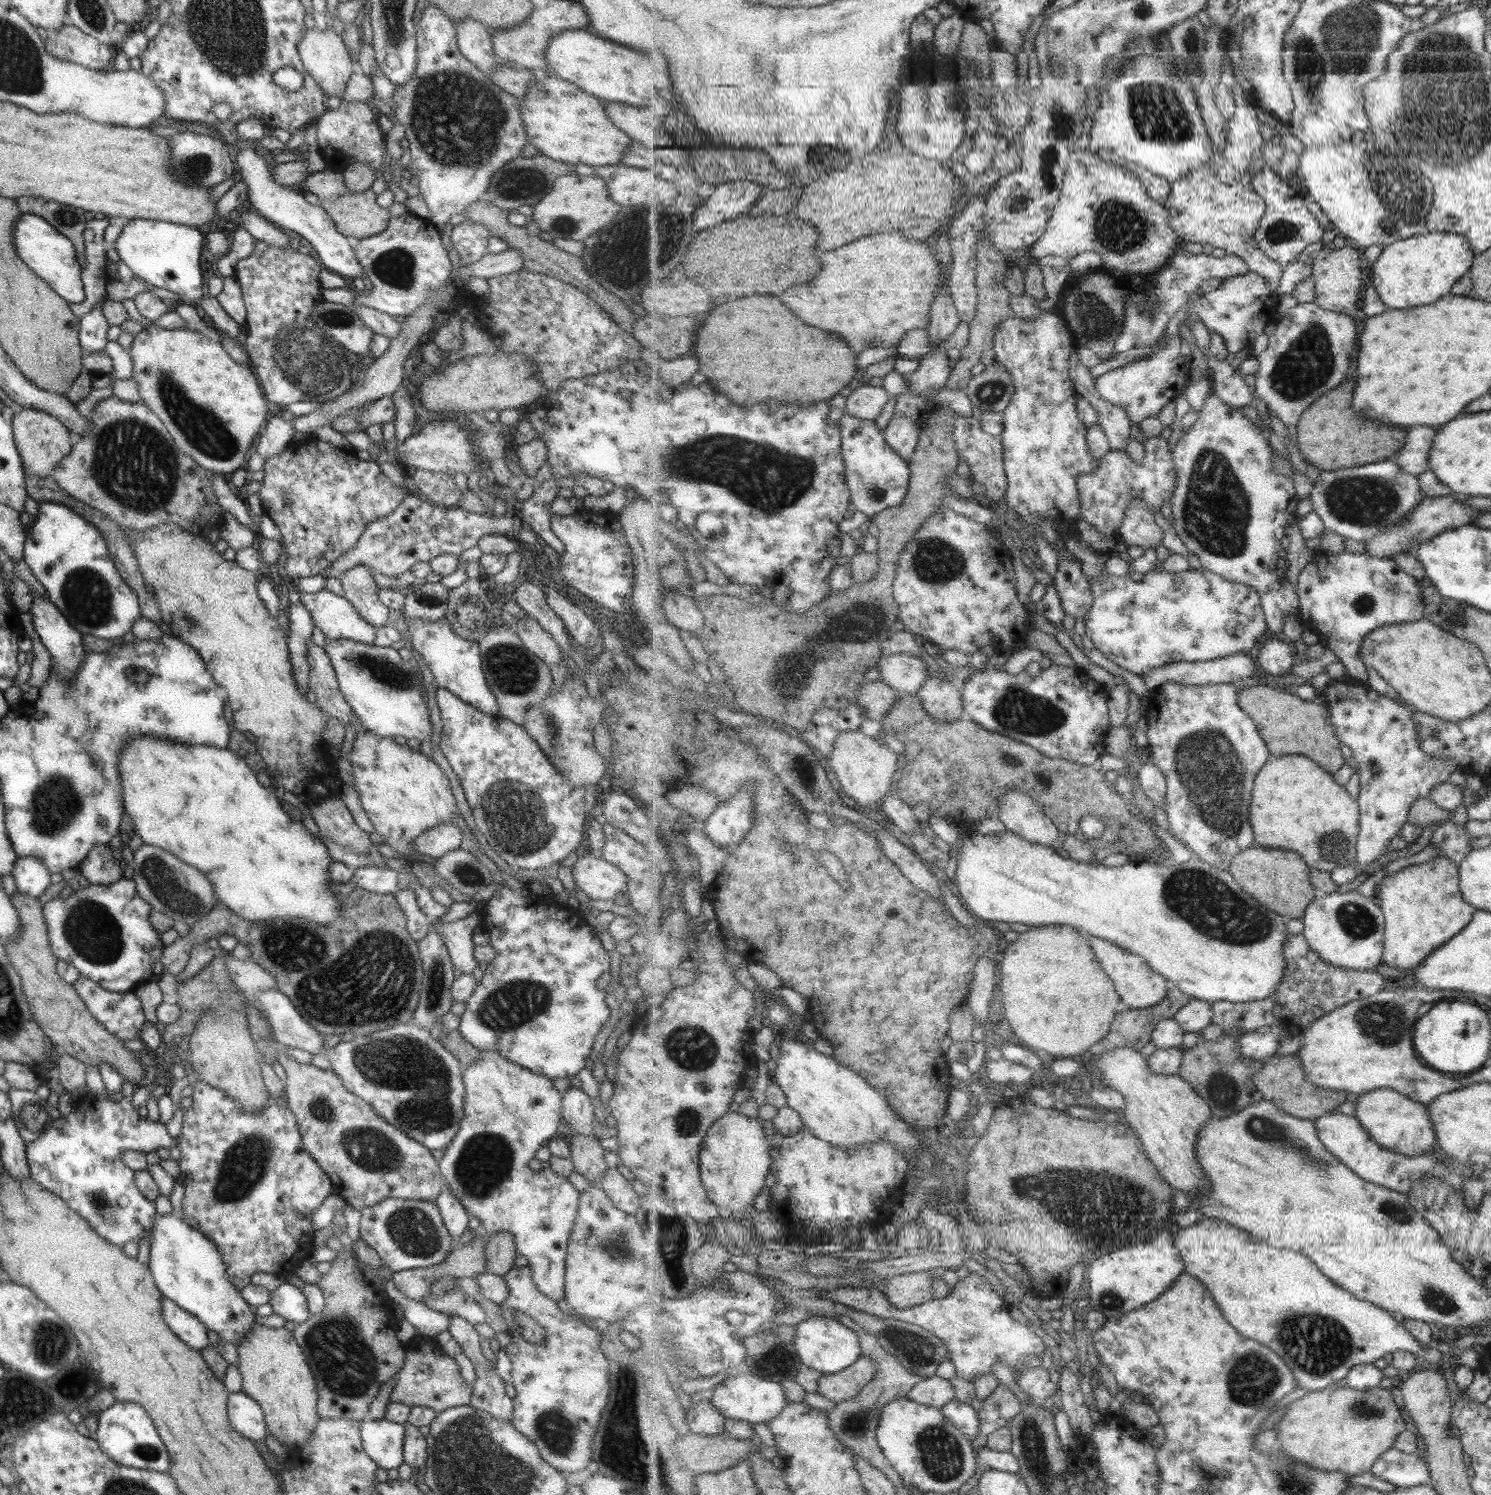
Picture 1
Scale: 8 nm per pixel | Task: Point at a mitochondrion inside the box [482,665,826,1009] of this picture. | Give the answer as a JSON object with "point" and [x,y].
{"point":[550,726]}

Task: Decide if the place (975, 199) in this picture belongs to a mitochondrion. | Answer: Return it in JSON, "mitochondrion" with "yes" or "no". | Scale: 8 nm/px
{"mitochondrion":"no"}

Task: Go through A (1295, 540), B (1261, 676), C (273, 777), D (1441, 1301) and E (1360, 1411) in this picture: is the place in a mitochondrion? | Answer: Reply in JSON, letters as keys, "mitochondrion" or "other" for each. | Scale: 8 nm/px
{"A":"other","B":"other","C":"other","D":"mitochondrion","E":"mitochondrion"}

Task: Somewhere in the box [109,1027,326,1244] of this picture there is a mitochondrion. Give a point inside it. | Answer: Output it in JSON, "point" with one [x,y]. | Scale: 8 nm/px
{"point":[244,1166]}

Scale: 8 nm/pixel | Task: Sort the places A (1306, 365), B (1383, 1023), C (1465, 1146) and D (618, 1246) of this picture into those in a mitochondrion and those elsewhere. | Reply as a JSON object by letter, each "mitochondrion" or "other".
{"A":"mitochondrion","B":"mitochondrion","C":"other","D":"mitochondrion"}

